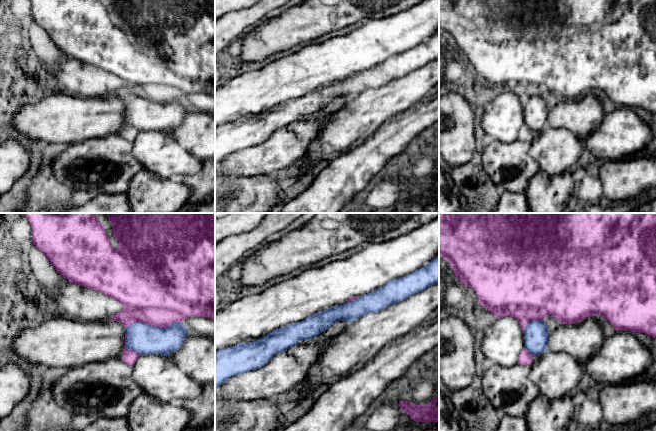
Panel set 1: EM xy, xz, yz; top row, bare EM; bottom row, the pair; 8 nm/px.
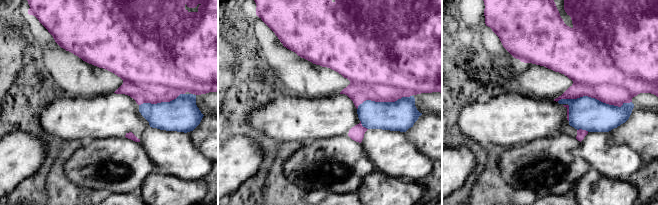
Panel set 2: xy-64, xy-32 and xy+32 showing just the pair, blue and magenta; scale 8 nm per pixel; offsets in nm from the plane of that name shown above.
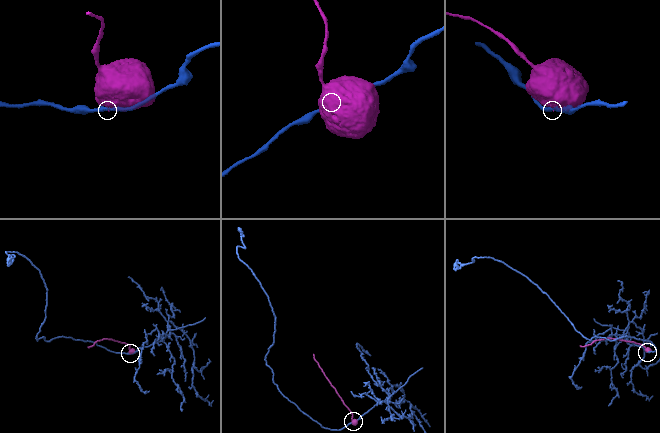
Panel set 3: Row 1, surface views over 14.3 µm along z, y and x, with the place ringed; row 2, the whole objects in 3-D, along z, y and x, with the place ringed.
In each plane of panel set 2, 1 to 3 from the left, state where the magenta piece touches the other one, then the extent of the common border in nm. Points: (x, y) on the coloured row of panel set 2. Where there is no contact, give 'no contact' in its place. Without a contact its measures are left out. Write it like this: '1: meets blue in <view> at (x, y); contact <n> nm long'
1: meets blue in xy-64 at (161, 102); contact 380 nm long
2: meets blue in xy-32 at (383, 102); contact 460 nm long
3: meets blue in xy+32 at (594, 98); contact 600 nm long

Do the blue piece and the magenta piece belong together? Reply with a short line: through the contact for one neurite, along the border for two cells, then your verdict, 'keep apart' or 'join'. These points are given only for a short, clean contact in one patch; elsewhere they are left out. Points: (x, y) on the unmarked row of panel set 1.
keep apart

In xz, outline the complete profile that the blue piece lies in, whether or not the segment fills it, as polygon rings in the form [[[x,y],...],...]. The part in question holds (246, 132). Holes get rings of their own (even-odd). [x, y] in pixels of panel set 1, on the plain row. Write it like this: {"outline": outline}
{"outline": [[[439,32],[427,42],[404,53],[393,55],[377,66],[359,72],[357,76],[273,106],[256,117],[241,118],[218,126],[215,128],[215,166],[229,154],[266,141],[276,130],[297,121],[300,116],[316,113],[336,98],[353,98],[365,90],[377,89],[437,59]]]}

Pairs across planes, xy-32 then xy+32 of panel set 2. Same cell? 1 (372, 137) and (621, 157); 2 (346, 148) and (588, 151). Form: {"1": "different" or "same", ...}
{"1": "same", "2": "different"}

